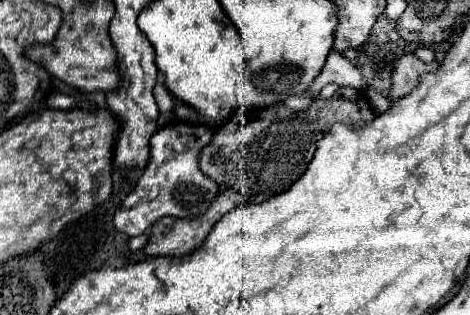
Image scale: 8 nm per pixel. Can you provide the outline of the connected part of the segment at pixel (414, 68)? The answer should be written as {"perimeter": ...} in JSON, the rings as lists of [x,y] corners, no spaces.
{"perimeter":[[[404,54],[398,58],[396,66],[394,66],[394,74],[392,74],[392,88],[390,88],[390,98],[398,100],[402,96],[406,96],[410,90],[416,88],[420,74],[424,72],[436,72],[438,70],[438,62],[422,62],[420,58],[416,58],[414,54]]]}

